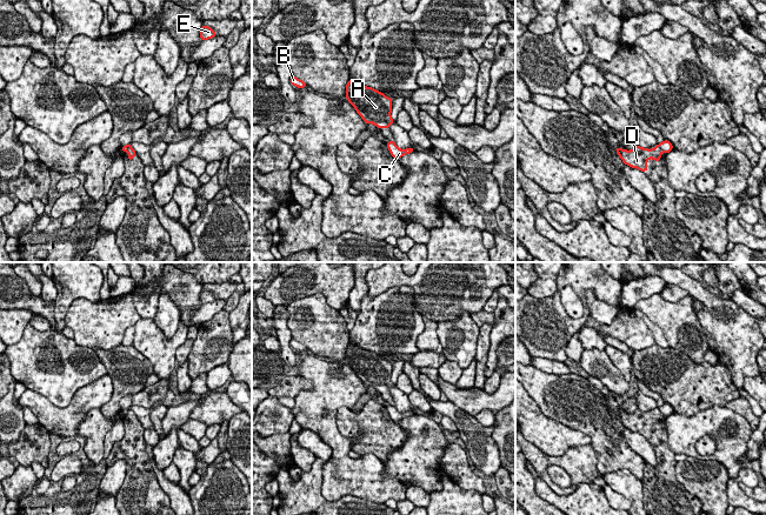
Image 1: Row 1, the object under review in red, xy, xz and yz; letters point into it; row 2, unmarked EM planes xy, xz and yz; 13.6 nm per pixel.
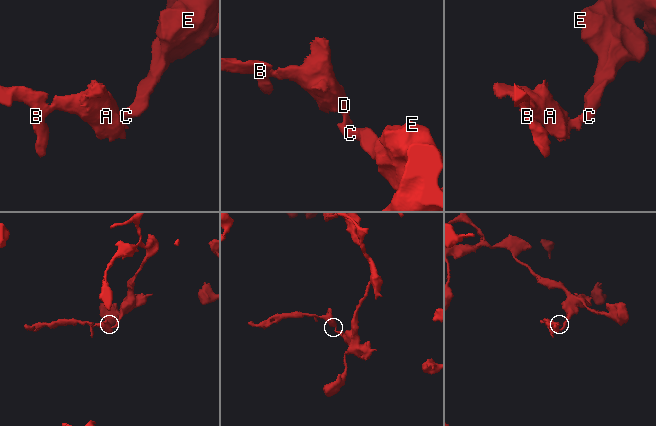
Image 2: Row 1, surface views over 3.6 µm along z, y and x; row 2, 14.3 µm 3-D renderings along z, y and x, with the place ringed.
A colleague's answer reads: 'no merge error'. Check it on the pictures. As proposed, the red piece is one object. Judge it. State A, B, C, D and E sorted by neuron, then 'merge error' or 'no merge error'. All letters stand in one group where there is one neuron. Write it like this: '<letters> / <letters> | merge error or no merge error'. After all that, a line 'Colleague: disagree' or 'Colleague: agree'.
A B D / C E | merge error
Colleague: disagree

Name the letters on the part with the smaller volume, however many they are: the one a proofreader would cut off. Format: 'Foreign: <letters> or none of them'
Foreign: A, B, D

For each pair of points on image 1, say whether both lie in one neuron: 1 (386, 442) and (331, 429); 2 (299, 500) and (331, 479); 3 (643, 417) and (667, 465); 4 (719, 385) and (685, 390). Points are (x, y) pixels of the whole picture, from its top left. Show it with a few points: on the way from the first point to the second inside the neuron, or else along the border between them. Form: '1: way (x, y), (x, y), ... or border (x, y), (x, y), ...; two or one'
1: border (340, 406), (337, 429), (354, 441), (352, 449); two
2: border (325, 461), (321, 495), (326, 500), (335, 502); two
3: way (654, 429), (664, 453); one
4: way (711, 385), (693, 387); one

